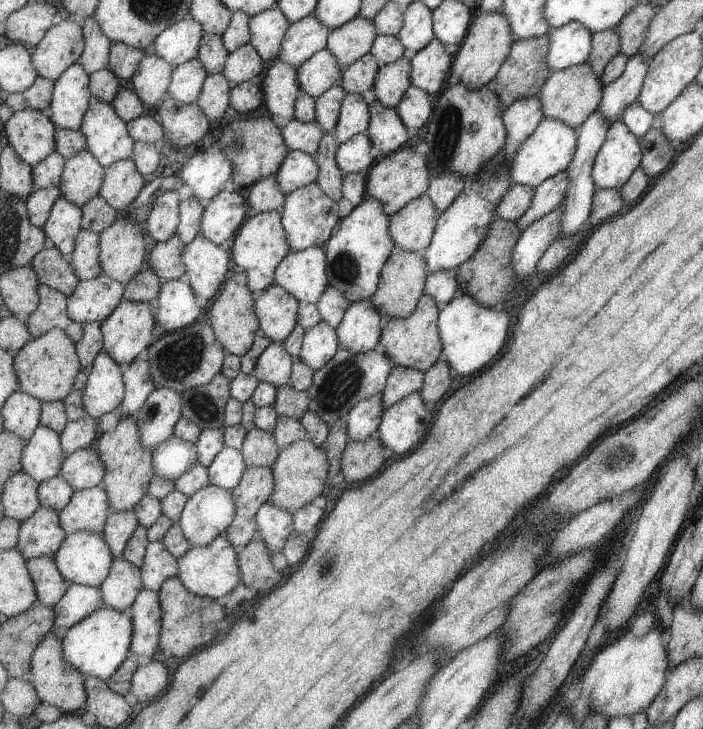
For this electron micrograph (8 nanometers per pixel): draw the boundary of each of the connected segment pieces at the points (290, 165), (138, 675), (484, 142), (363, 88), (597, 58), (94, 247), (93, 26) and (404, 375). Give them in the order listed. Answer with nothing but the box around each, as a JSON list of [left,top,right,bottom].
[[276,151,320,195],[131,660,169,702],[425,81,508,214],[341,53,381,94],[588,29,621,78],[69,229,103,281],[80,17,113,73],[382,367,426,409]]

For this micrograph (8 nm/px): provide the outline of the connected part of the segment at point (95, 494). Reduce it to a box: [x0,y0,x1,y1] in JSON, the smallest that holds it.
[60,482,111,534]

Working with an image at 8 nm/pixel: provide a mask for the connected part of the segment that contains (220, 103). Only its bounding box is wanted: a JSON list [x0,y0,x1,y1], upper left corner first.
[197,73,234,119]

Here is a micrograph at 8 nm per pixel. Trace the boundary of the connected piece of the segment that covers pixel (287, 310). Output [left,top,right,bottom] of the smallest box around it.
[255,284,300,344]

